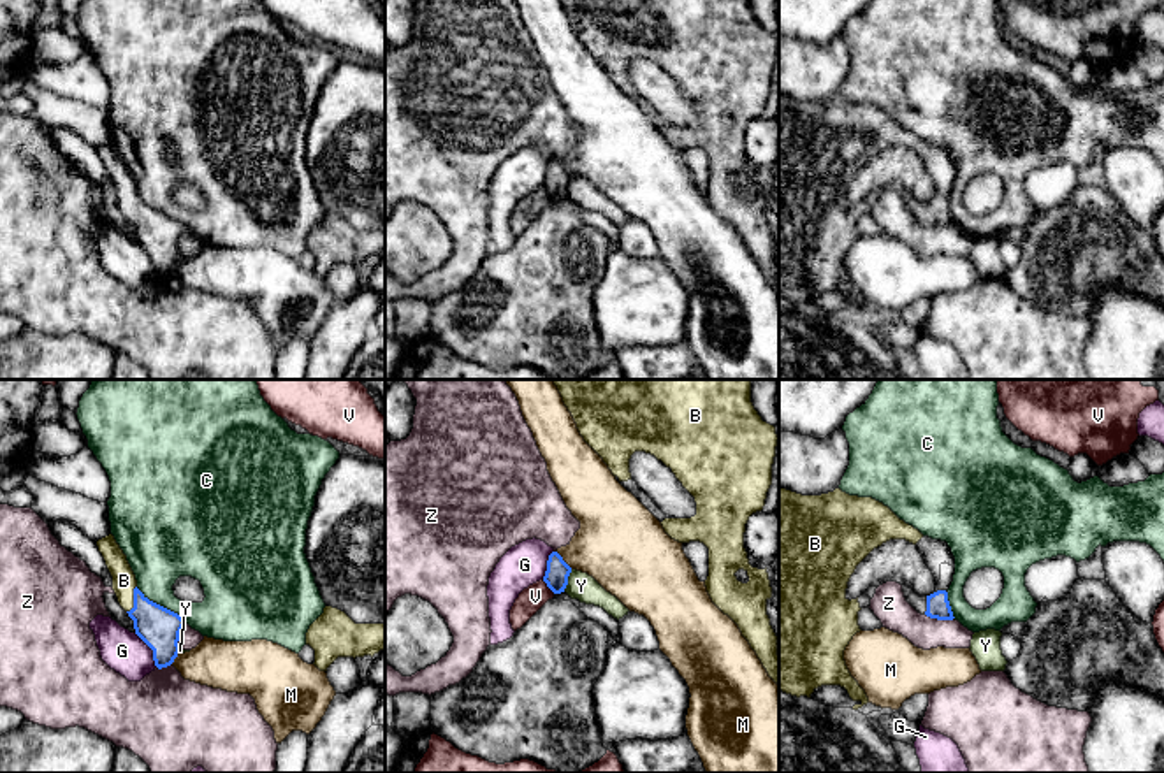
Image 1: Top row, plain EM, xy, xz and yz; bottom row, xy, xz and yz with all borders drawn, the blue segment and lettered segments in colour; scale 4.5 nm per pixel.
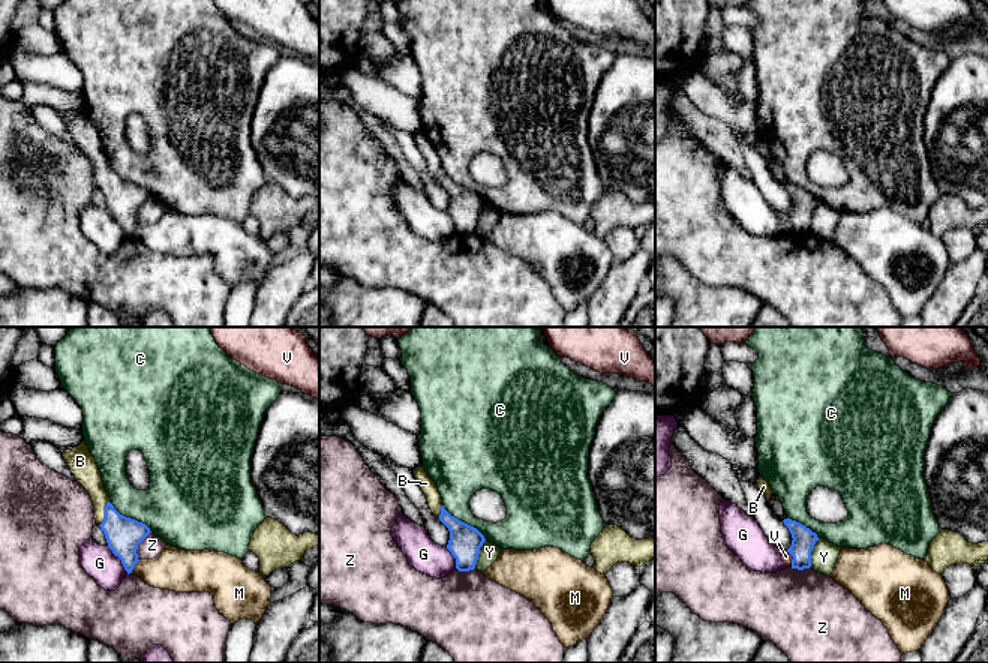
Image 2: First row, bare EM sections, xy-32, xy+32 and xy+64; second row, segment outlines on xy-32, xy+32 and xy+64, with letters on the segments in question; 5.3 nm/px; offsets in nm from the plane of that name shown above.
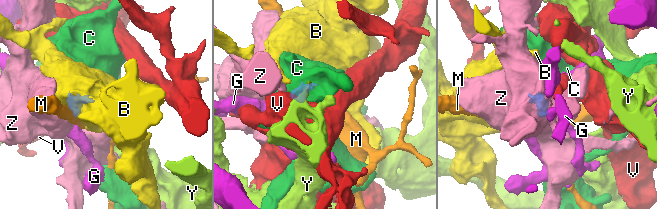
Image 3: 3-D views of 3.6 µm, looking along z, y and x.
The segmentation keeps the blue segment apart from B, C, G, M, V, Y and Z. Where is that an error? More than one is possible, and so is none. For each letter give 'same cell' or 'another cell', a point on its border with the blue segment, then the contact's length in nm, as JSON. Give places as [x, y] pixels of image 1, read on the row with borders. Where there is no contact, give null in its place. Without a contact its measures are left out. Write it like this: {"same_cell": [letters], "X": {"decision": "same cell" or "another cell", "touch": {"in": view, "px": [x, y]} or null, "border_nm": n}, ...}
{"same_cell": ["B"], "B": {"decision": "same cell", "touch": {"in": "xy", "px": [134, 599]}, "border_nm": 130}, "C": {"decision": "another cell", "touch": {"in": "xy", "px": [159, 605]}, "border_nm": 280}, "G": {"decision": "another cell", "touch": {"in": "xy", "px": [152, 649]}, "border_nm": 190}, "M": {"decision": "another cell", "touch": {"in": "xz", "px": [561, 559]}, "border_nm": 120}, "V": {"decision": "another cell", "touch": {"in": "xz", "px": [549, 587]}, "border_nm": 90}, "Y": {"decision": "another cell", "touch": {"in": "xz", "px": [567, 580]}, "border_nm": 110}, "Z": {"decision": "another cell", "touch": {"in": "yz", "px": [939, 619]}, "border_nm": 140}}

